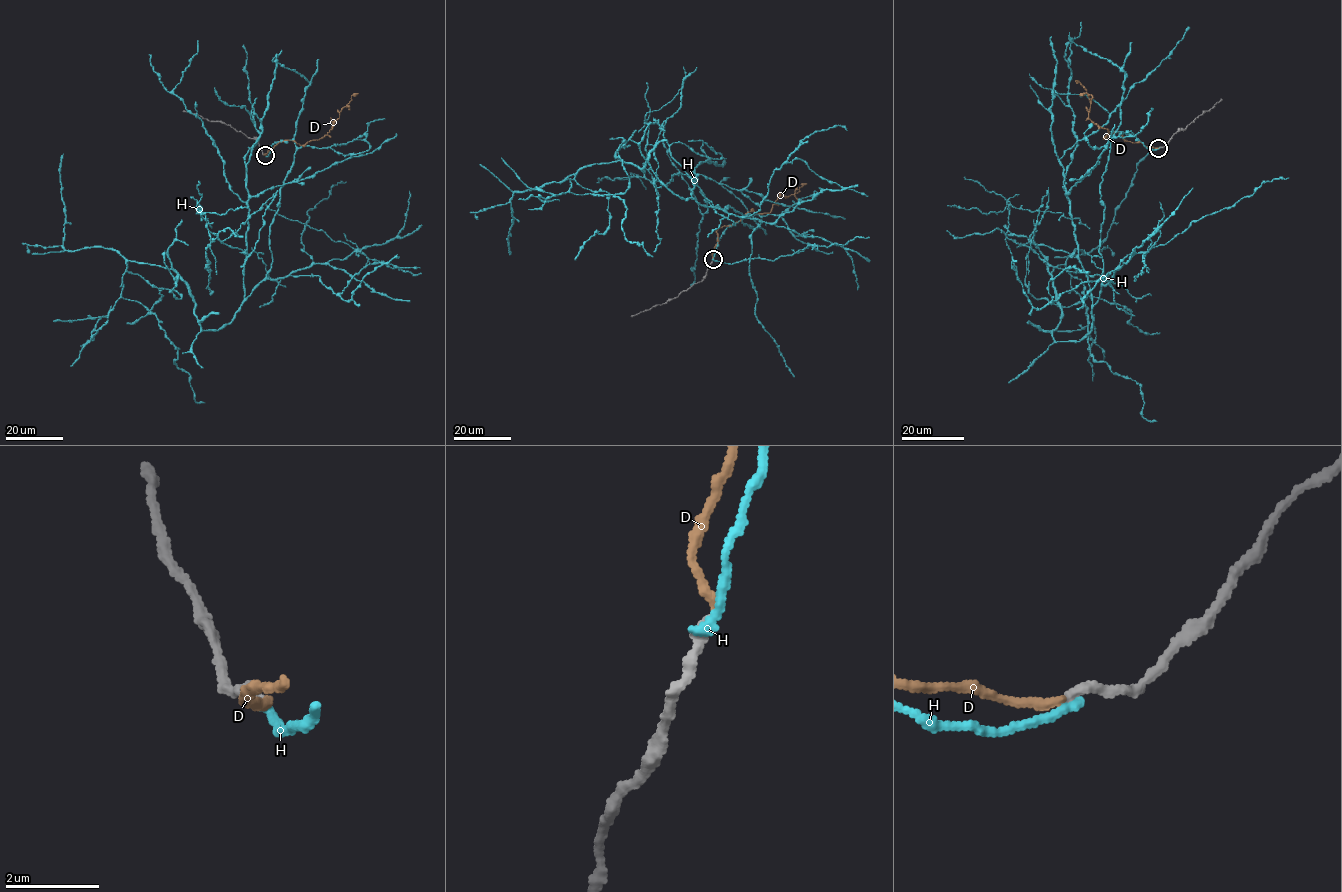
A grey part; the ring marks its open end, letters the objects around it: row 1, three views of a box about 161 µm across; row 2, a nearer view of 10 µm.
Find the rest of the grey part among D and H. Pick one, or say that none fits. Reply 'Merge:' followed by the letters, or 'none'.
Merge: none

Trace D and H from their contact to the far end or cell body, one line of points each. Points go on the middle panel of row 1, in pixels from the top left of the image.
D: (713, 259), (716, 230), (738, 222), (749, 212), (770, 212), (780, 195), (787, 197), (798, 192), (806, 183)
H: (713, 259), (738, 211), (681, 199), (647, 162), (584, 165), (569, 190), (620, 197), (624, 237), (652, 257)

